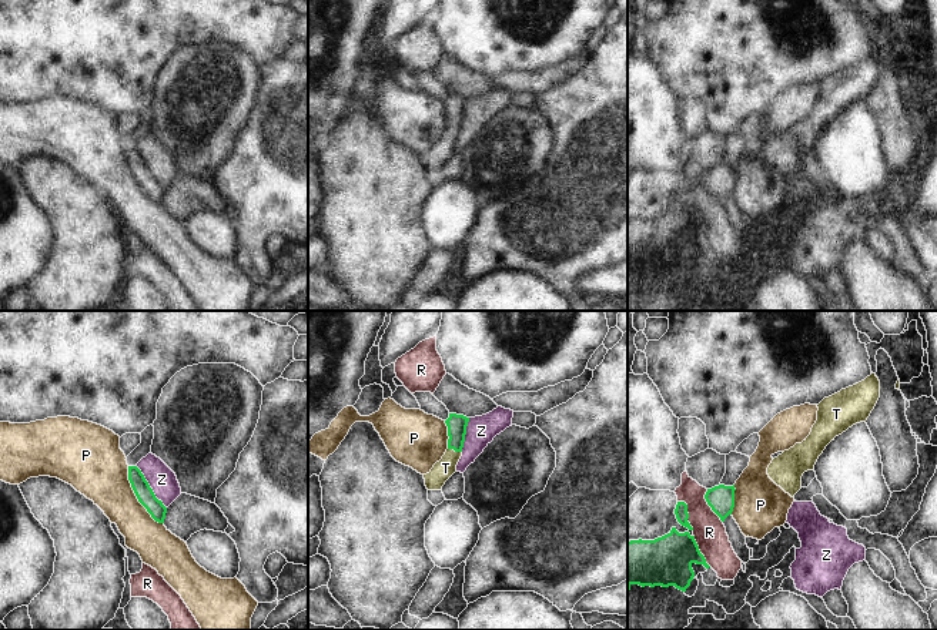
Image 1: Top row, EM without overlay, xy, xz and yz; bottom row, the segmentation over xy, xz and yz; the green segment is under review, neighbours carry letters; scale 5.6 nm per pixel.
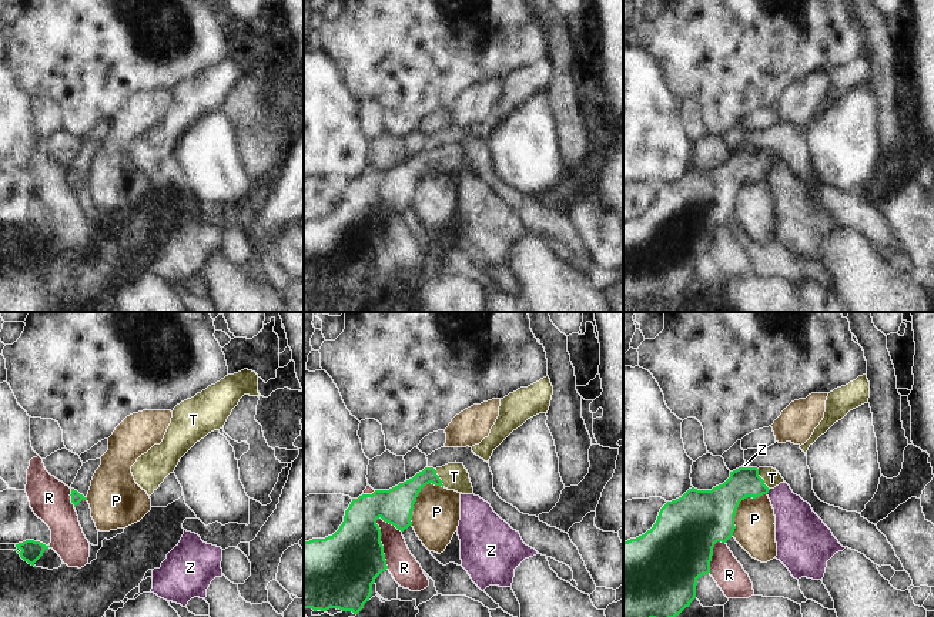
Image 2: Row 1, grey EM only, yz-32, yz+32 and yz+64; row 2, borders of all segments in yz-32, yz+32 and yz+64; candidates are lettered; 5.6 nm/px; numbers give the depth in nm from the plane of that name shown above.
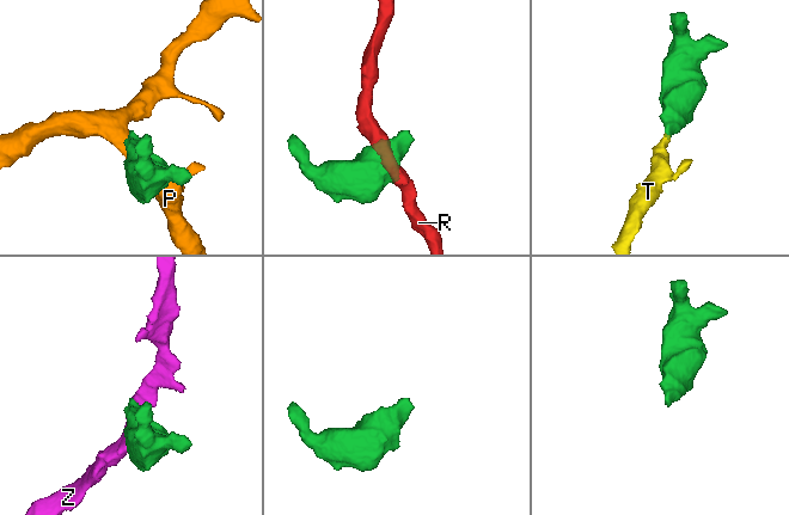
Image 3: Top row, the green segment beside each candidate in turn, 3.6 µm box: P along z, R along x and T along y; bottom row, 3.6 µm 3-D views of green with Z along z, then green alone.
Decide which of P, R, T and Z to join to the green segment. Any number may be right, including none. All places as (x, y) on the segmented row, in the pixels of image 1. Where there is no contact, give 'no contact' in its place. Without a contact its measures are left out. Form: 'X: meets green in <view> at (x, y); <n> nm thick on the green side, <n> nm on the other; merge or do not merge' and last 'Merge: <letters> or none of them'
P: meets green in xy at (137, 498); 100 nm thick on the green side, 300 nm on the other; do not merge
R: meets green in yz at (688, 513); 70 nm thick on the green side, 180 nm on the other; do not merge
T: meets green in xz at (455, 451); 110 nm thick on the green side, 110 nm on the other; merge
Z: meets green in xy at (149, 486); 100 nm thick on the green side, 160 nm on the other; do not merge
Merge: T

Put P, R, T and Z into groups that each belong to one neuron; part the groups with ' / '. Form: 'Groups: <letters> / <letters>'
Groups: P / R / T / Z

